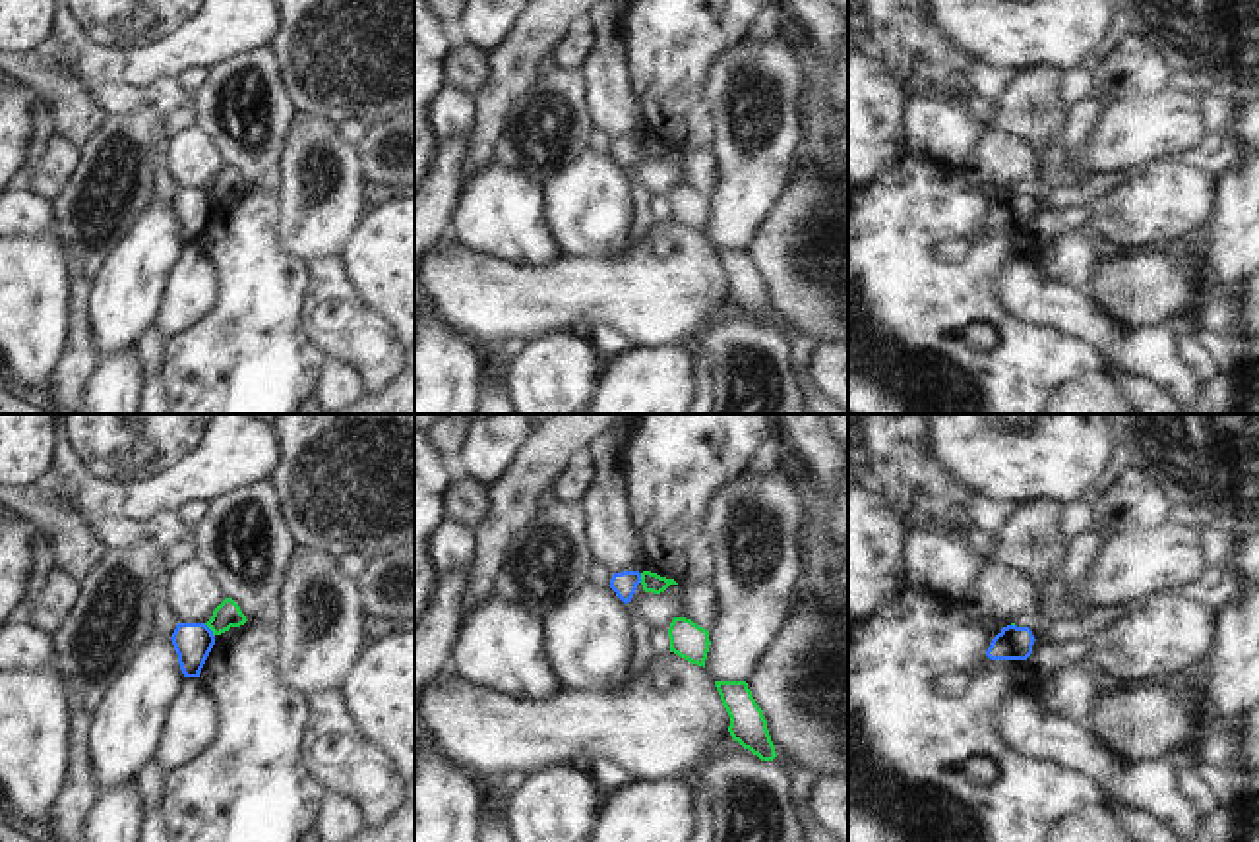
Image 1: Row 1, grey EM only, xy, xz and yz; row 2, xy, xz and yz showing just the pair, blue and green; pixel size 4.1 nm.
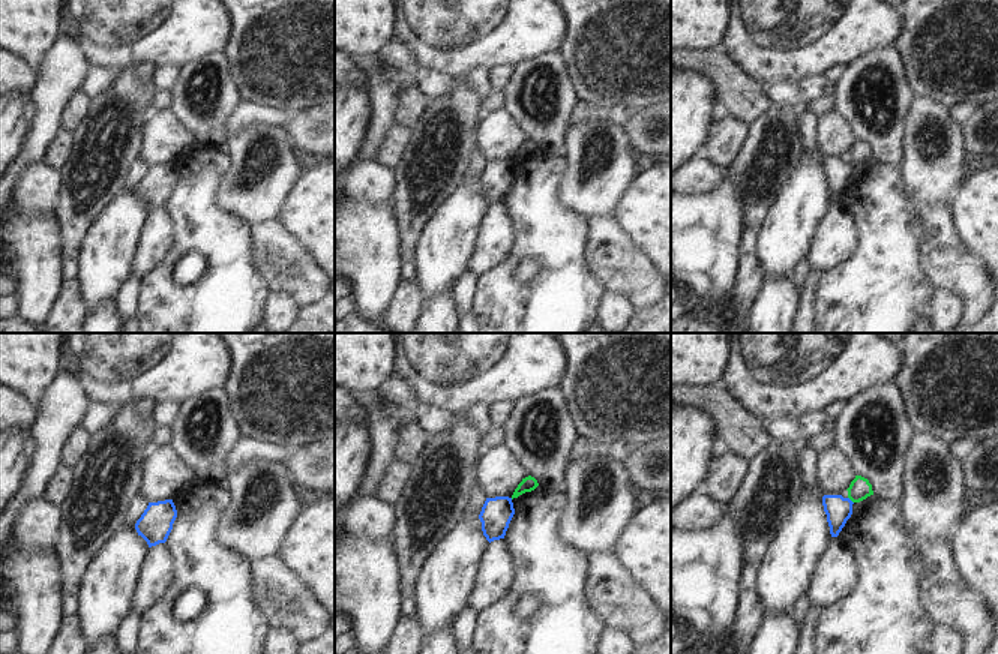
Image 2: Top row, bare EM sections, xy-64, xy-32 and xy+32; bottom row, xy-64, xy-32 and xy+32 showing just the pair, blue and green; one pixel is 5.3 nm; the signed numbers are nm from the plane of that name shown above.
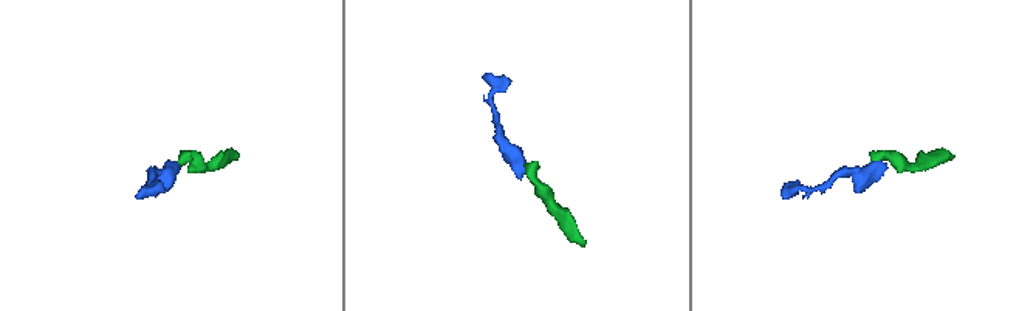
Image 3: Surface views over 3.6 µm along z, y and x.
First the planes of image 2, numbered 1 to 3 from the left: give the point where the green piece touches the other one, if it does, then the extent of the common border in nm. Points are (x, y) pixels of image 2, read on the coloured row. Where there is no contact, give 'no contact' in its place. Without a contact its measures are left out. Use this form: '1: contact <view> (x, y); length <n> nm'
1: no contact
2: no contact
3: contact xy+32 (850, 500); length 50 nm

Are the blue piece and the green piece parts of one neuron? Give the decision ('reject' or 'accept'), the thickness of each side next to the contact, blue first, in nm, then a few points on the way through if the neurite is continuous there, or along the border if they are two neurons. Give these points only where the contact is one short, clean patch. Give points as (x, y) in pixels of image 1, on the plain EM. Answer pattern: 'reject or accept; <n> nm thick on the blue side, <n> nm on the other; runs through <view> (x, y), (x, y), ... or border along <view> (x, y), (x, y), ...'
reject; 160 nm thick on the blue side, 110 nm on the other; border along xy (204, 190), (214, 202)

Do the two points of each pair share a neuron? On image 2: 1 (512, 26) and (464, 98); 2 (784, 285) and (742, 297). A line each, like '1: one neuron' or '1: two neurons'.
1: two neurons
2: two neurons

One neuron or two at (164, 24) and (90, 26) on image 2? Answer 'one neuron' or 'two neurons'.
one neuron

